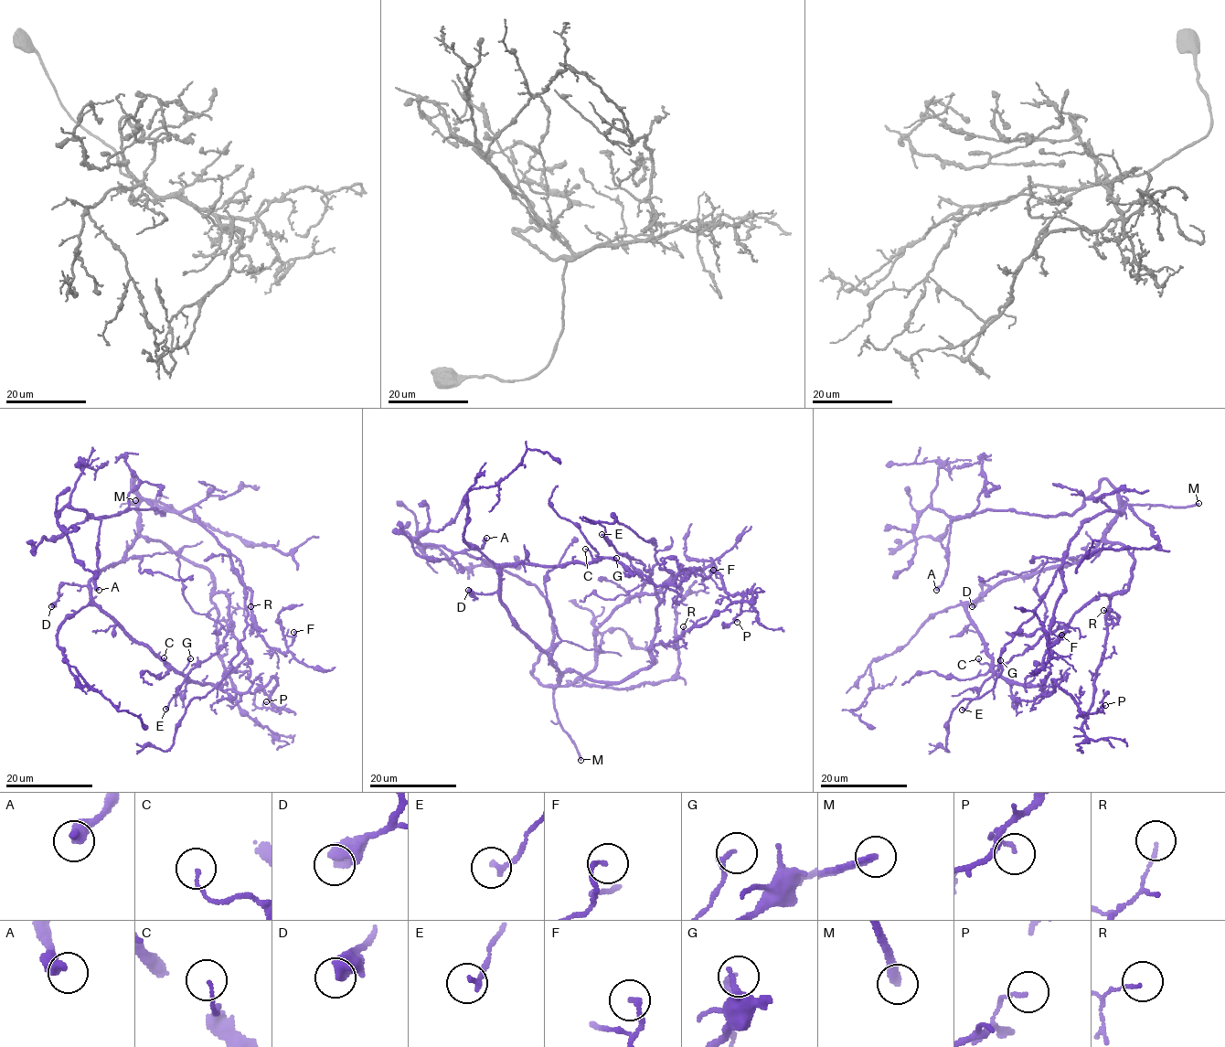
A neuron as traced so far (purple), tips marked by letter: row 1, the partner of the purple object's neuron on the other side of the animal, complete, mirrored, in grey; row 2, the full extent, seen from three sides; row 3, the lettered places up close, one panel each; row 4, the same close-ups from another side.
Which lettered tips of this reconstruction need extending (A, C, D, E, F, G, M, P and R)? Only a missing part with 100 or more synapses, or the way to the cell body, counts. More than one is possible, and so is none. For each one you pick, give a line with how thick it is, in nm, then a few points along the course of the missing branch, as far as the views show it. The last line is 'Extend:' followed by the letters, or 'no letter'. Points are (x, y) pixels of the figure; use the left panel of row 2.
M: 320 nm thick
Extend: M

